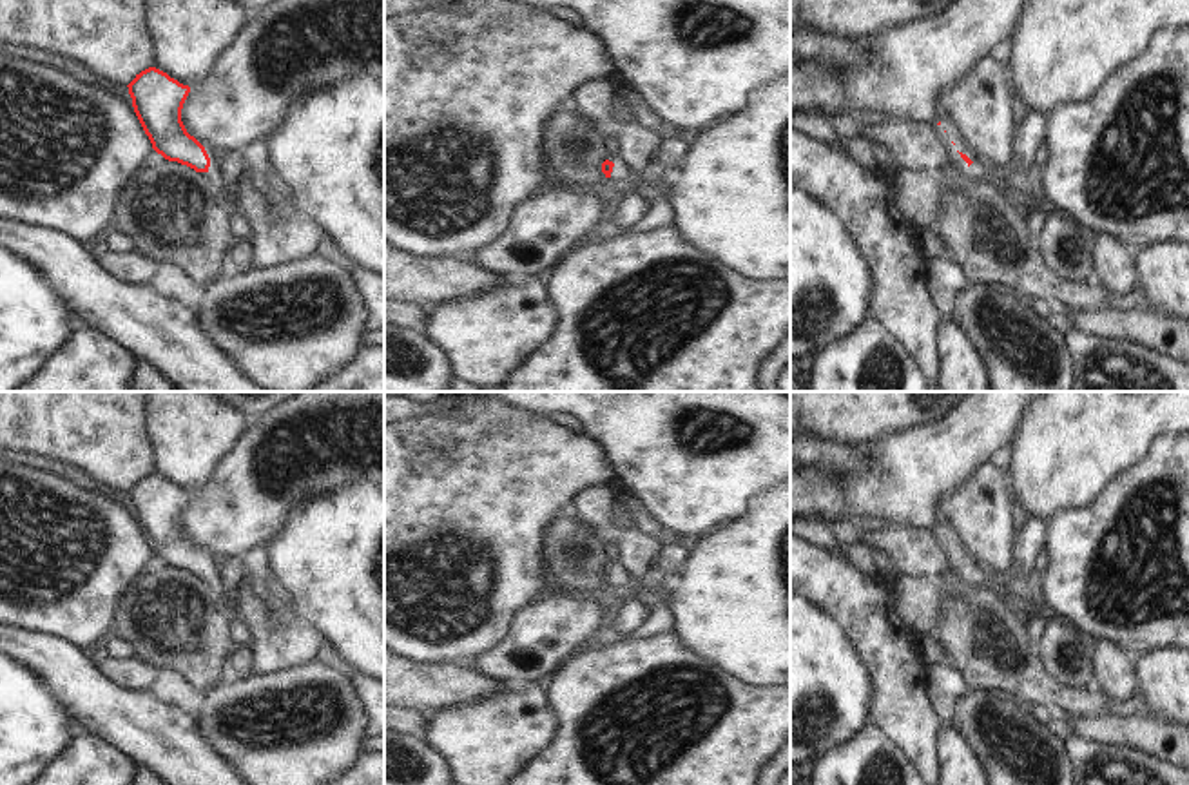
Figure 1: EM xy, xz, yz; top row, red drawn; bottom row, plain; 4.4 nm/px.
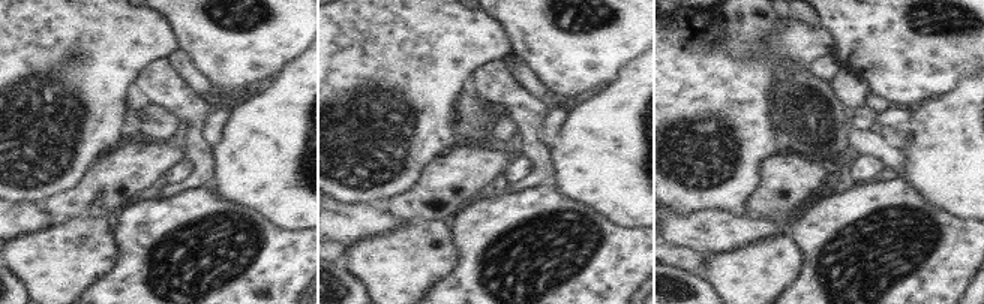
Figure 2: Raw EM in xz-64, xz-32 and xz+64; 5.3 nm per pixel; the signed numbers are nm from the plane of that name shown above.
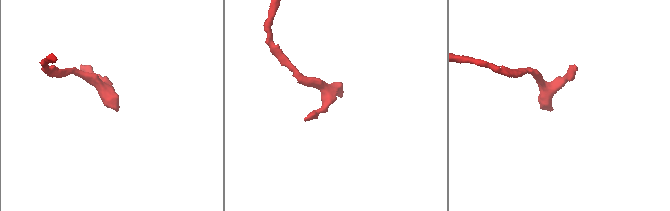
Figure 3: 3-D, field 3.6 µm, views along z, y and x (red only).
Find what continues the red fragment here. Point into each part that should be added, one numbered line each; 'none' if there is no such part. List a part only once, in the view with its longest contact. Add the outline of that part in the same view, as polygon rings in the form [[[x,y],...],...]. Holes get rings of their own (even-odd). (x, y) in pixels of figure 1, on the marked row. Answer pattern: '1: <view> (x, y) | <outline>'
1: xz (620, 176) | [[[614,161],[613,172],[611,172],[611,183],[622,190],[627,190],[634,174],[625,169],[622,163]]]

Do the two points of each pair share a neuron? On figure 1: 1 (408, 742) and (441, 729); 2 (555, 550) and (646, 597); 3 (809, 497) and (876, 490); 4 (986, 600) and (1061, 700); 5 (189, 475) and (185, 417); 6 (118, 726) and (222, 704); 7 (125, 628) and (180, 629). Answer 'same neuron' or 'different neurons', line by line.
1: different neurons
2: different neurons
3: same neuron
4: same neuron
5: same neuron
6: different neurons
7: same neuron

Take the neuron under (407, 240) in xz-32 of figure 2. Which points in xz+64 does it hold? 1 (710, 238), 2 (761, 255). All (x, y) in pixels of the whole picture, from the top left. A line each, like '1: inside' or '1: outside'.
1: outside
2: inside

